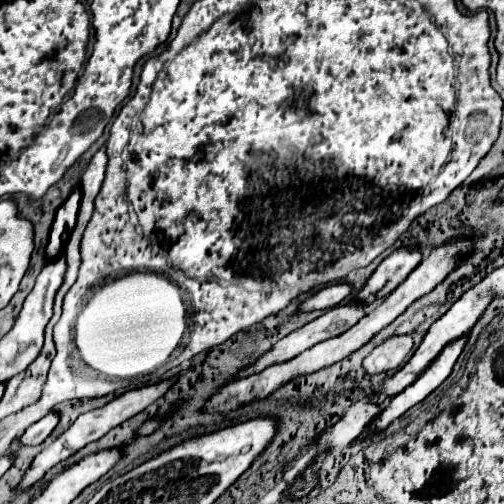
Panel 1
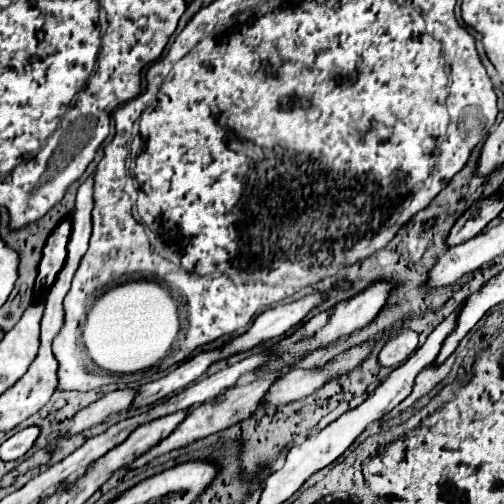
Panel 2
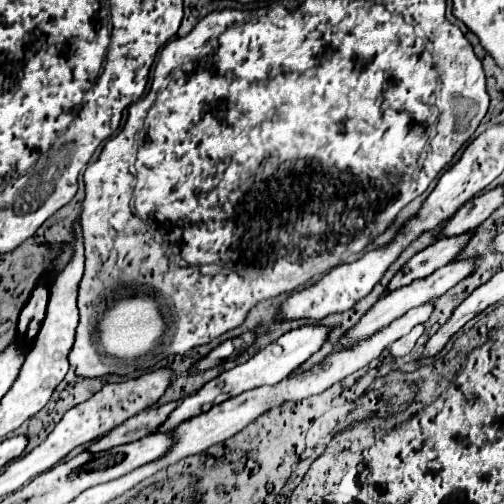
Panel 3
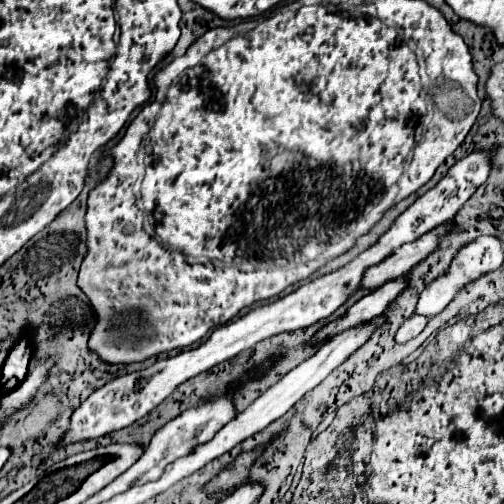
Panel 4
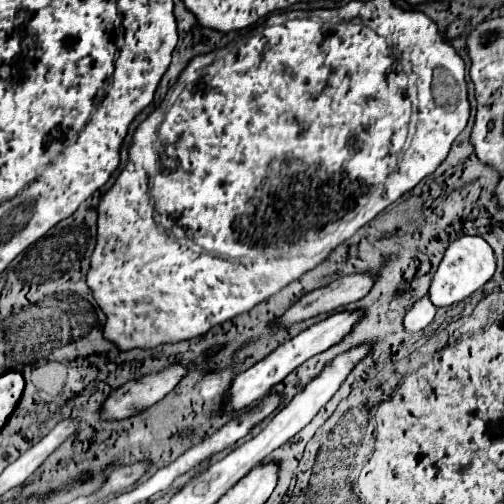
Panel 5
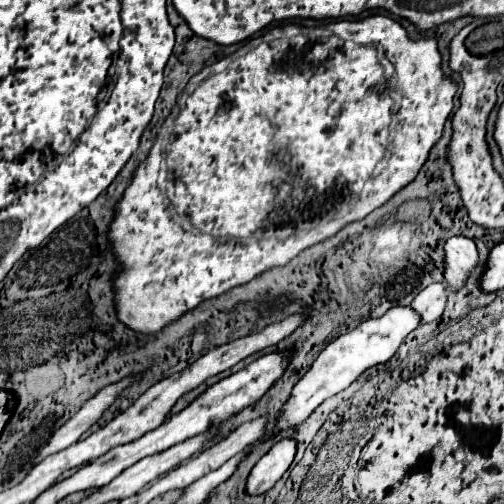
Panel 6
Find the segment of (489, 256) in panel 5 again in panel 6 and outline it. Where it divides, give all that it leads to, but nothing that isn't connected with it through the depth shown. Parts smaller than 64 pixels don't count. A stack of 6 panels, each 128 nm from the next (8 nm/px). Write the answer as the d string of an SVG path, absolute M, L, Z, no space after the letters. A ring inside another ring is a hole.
M454 236L444 246L444 288L446 292L458 292L466 286L470 274L480 266L478 248L474 240L466 236Z

